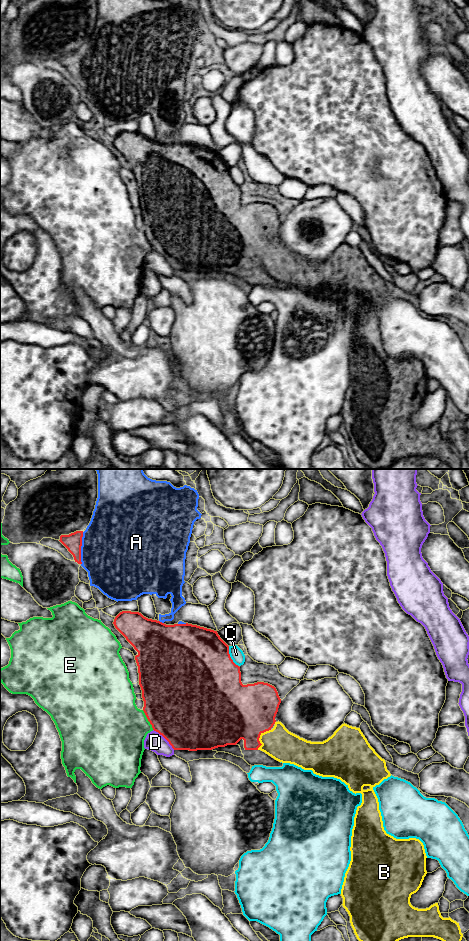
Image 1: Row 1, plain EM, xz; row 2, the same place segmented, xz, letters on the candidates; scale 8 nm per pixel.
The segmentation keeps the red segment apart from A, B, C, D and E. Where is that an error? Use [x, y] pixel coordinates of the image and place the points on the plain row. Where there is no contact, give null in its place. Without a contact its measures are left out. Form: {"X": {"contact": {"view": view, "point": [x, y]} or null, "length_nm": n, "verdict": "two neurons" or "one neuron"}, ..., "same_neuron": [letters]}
{"A": {"contact": {"view": "xz", "point": [80, 68]}, "length_nm": 260, "verdict": "two neurons"}, "B": {"contact": {"view": "xz", "point": [259, 257]}, "length_nm": 200, "verdict": "one neuron"}, "C": {"contact": {"view": "xz", "point": [229, 176]}, "length_nm": 190, "verdict": "two neurons"}, "D": {"contact": {"view": "xz", "point": [164, 257]}, "length_nm": 240, "verdict": "two neurons"}, "E": {"contact": {"view": "xz", "point": [148, 240]}, "length_nm": 180, "verdict": "two neurons"}, "same_neuron": ["B"]}

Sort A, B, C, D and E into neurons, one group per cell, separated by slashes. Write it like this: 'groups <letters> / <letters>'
groups A / B / C / D / E

